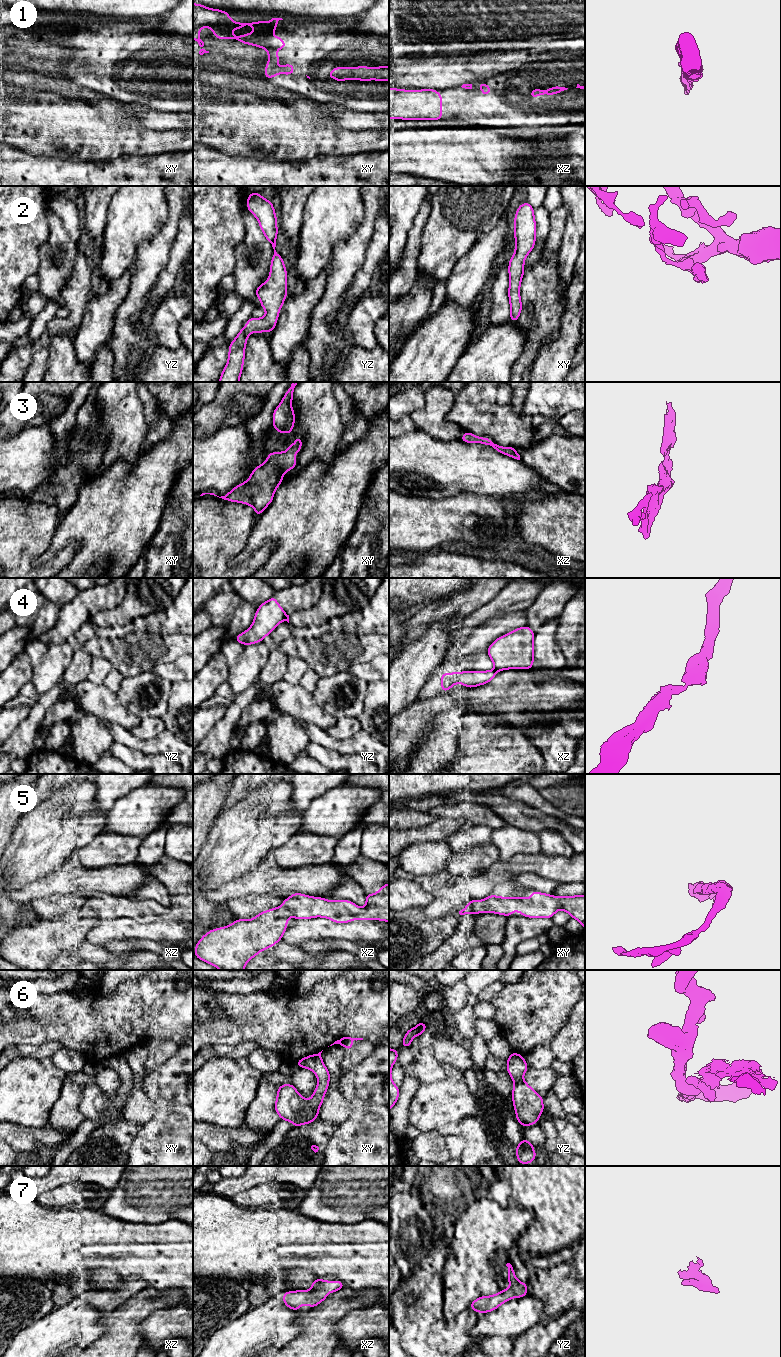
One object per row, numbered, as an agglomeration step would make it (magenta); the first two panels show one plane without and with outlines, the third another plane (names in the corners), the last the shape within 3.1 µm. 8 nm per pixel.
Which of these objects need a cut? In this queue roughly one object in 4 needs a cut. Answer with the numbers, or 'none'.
4, 6

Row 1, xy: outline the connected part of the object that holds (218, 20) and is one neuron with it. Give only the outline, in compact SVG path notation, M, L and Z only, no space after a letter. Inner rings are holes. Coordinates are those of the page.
M193 4L193 39L195 39L200 47L204 46L204 42L199 37L199 31L203 27L212 28L214 37L219 39L239 40L243 44L254 45L268 51L268 65L264 68L266 79L272 79L278 74L294 75L294 65L286 64L277 68L280 58L275 52L277 49L284 49L286 42L281 37L275 37L271 34L277 28L277 23L282 18L272 18L268 23L258 22L242 22L238 23L230 19L229 12L219 9L210 9L204 5ZM244 26L255 27L256 30L250 34L235 36L230 33L233 29L242 29Z

